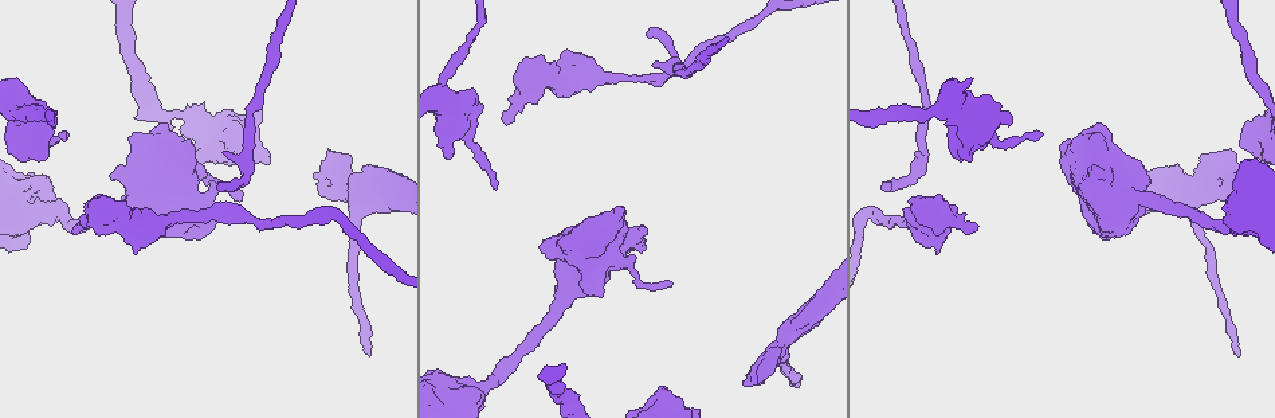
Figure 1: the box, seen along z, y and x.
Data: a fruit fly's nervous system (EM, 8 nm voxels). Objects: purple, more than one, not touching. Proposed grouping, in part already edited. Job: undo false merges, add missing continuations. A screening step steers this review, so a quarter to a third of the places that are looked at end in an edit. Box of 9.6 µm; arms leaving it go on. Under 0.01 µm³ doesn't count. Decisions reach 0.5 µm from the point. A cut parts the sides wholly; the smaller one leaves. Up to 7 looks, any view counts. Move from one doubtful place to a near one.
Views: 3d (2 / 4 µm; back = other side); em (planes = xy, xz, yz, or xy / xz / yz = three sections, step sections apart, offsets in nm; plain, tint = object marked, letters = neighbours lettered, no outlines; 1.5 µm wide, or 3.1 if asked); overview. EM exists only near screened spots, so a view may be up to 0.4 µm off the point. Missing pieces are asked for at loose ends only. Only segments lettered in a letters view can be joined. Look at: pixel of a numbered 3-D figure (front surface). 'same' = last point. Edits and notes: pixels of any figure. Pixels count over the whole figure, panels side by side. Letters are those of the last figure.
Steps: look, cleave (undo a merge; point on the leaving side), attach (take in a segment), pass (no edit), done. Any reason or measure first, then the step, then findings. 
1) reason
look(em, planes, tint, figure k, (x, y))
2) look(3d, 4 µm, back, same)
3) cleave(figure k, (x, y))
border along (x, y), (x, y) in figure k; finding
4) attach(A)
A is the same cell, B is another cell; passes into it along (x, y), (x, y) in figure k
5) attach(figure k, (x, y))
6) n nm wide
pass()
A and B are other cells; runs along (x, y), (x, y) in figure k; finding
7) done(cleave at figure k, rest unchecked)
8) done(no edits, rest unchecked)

thin end
look(em, planes, letters, figure 1, (369, 355))

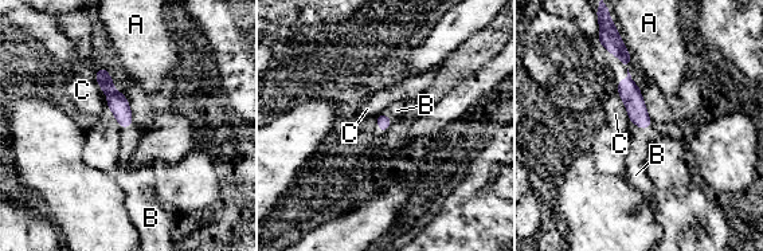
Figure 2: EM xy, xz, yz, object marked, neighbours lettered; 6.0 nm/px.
attach(B)
B is the same cell, A and C are other cells; it goes on there

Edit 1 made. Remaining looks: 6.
look(overview)

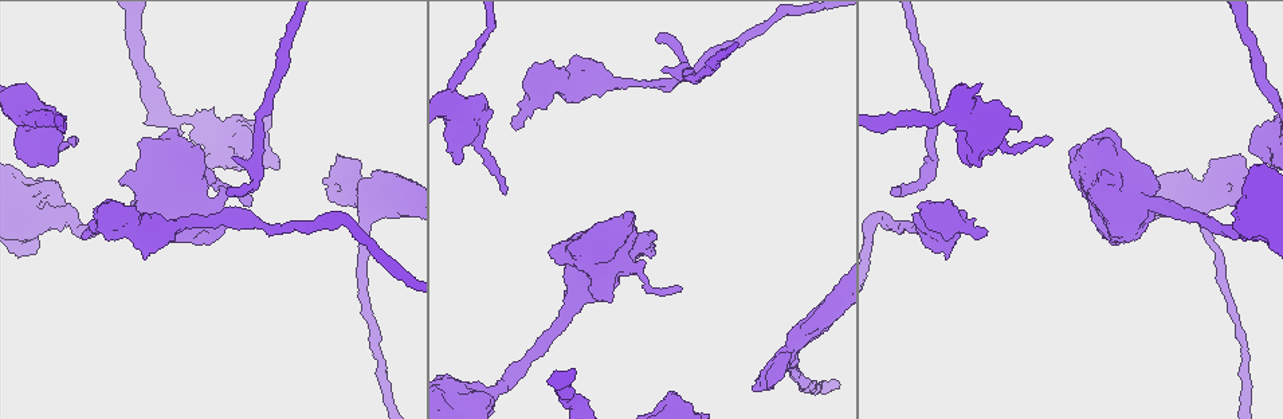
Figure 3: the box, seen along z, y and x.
closes a loop
look(em, yz, step 8, tint, figure 3, (212, 242))

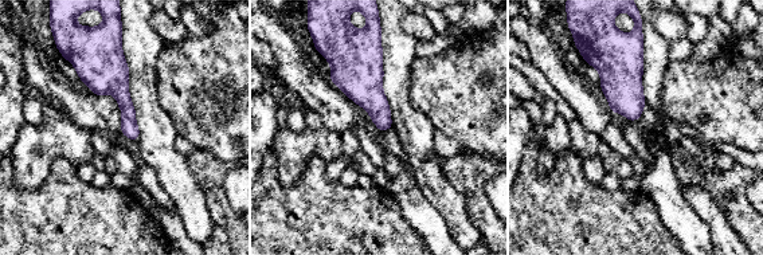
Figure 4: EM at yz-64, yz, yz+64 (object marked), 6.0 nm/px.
look(em, planes, tint, same)

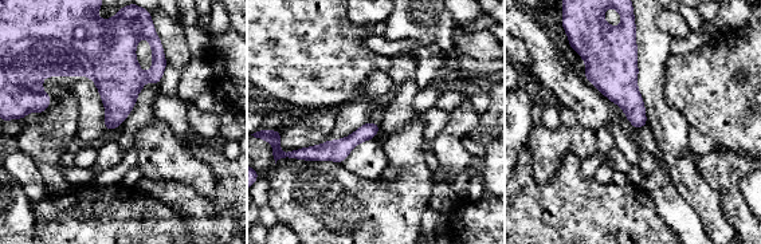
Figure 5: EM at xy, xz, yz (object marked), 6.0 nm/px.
look(em, planes, letters, same)

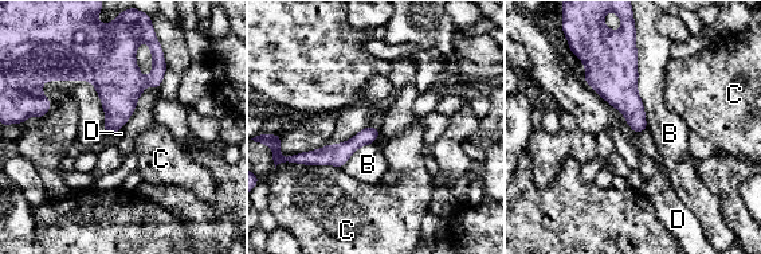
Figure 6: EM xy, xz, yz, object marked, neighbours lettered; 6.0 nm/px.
100 nm wide
pass()
B, C and D are other cells; runs along (375, 132), (338, 155), (301, 157) in figure 6; continuous, no second cell

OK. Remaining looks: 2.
done(attach at figure 2, rest unchecked)

